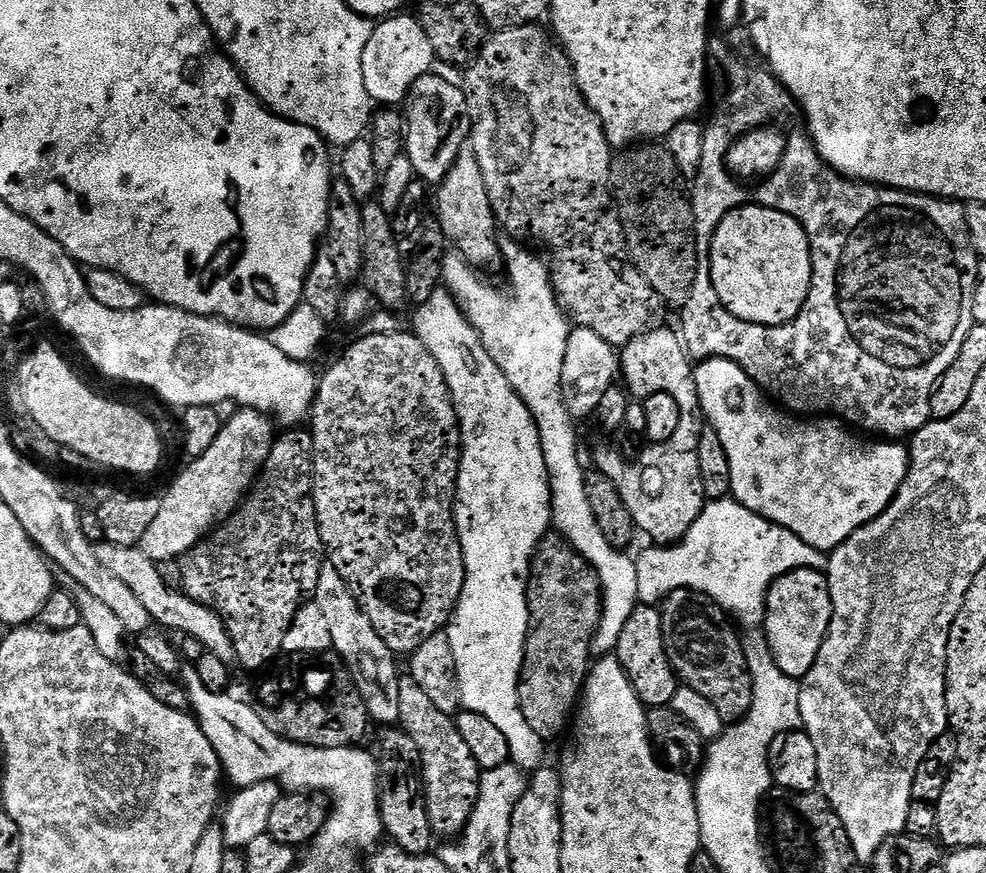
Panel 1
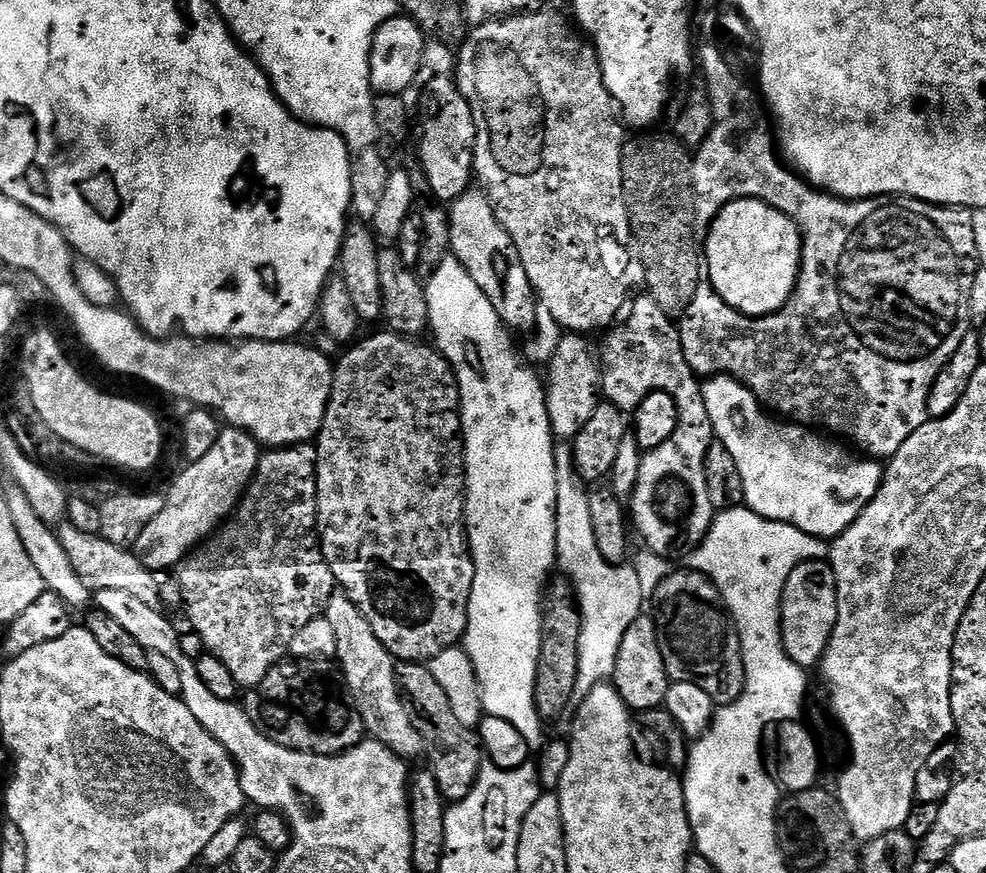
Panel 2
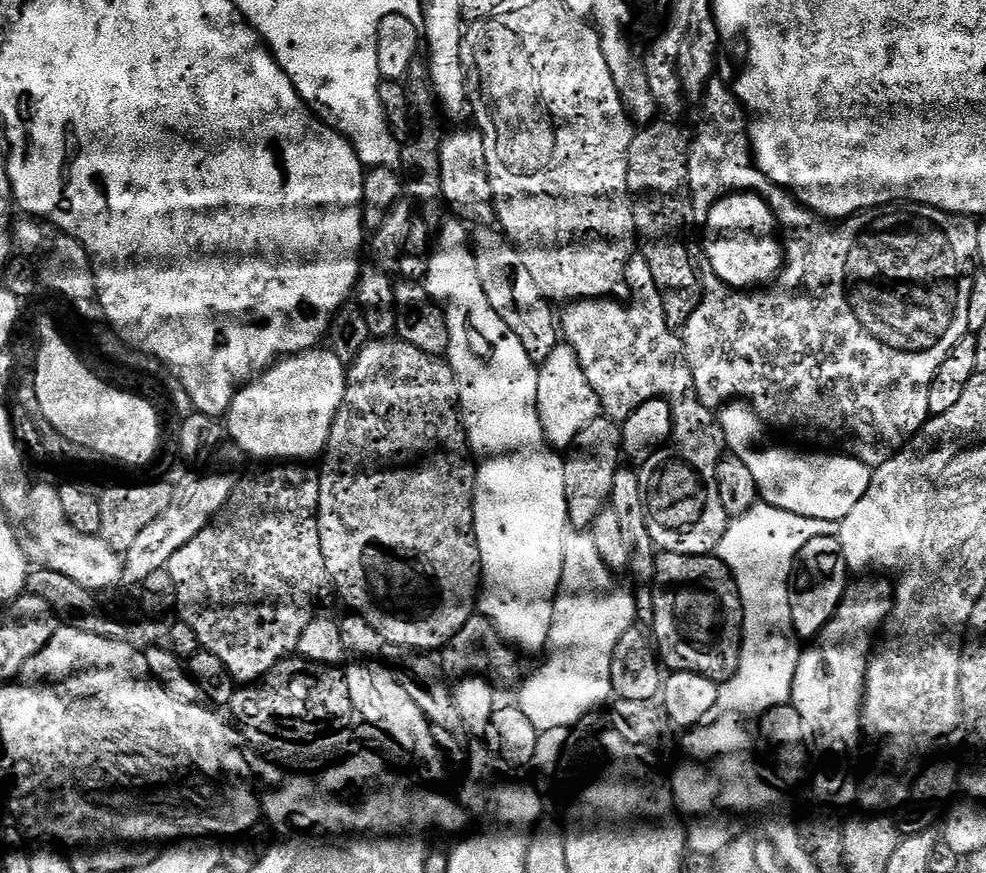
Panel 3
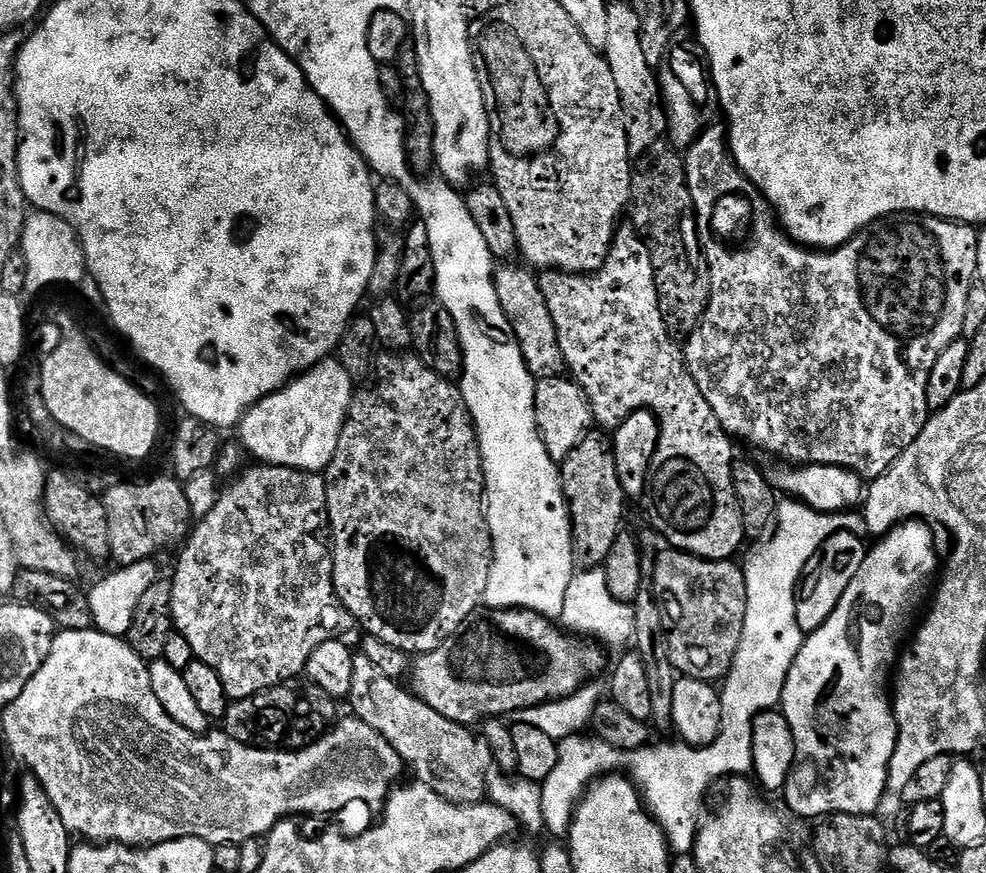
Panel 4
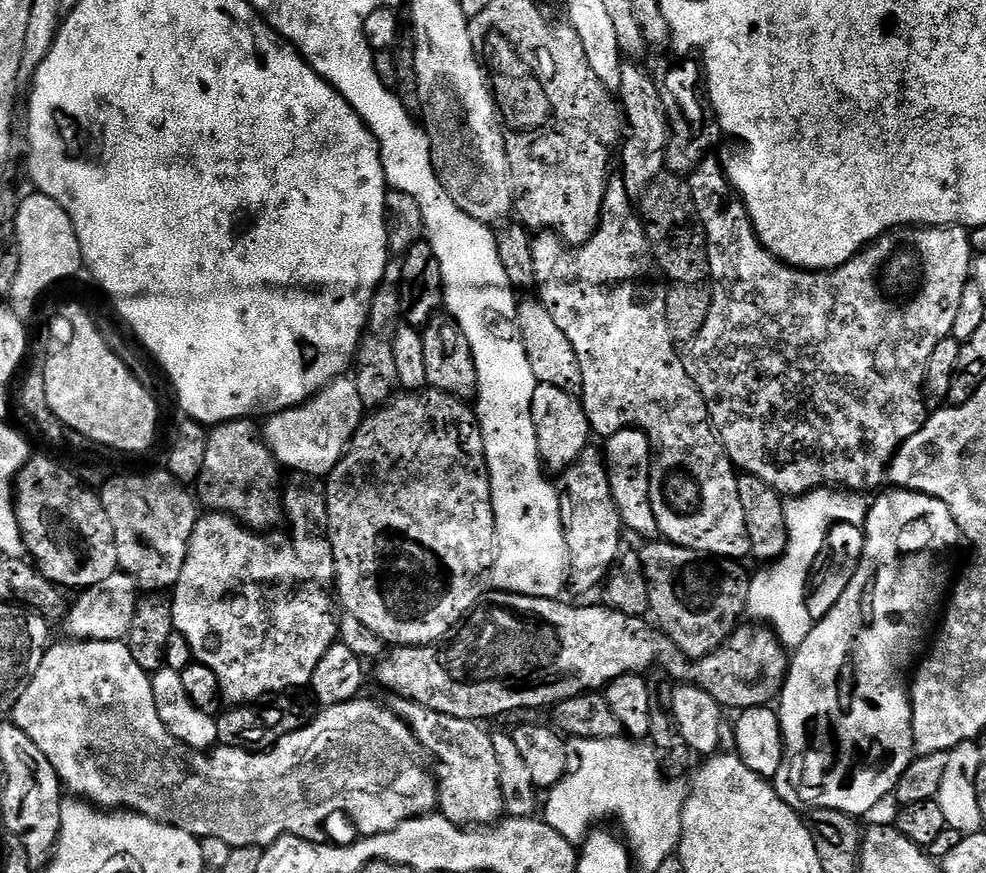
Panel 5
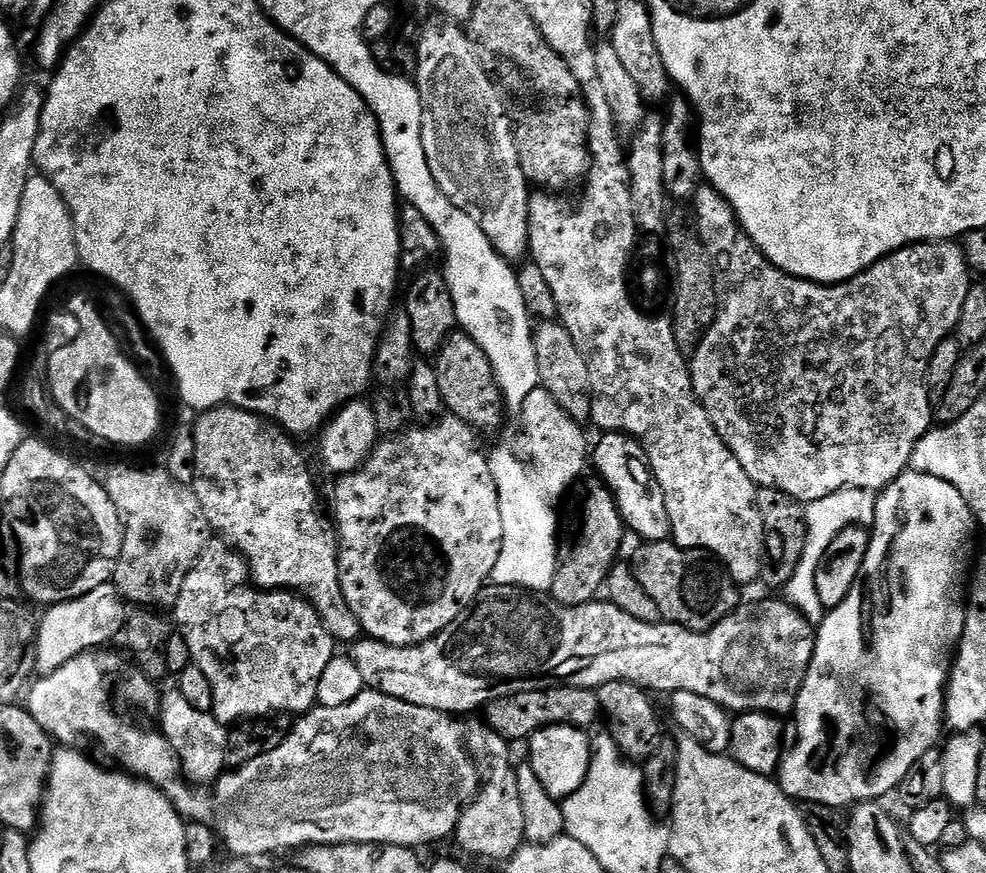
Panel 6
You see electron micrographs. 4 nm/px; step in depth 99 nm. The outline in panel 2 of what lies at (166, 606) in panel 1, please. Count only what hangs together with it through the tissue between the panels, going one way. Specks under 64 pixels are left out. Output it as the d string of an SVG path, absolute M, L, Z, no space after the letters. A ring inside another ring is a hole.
M61 523L58 528L60 542L74 570L82 578L82 582L89 590L124 590L127 594L134 594L141 602L159 609L160 580L157 573L151 572L143 562L136 557L135 551L119 548L104 539L103 536L87 536L76 529L73 524Z

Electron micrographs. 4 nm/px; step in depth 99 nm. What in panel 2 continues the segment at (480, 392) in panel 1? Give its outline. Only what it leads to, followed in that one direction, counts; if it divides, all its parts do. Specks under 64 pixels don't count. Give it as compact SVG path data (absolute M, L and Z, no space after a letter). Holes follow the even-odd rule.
M449 258L434 270L434 274L427 277L426 302L430 310L430 336L435 347L448 359L448 364L456 375L456 384L460 387L460 427L464 437L464 486L466 495L464 498L464 522L468 533L468 547L472 550L472 561L476 569L474 570L474 586L470 594L470 606L468 607L468 625L464 631L462 647L467 652L470 662L473 663L476 671L477 684L480 687L481 706L487 715L494 718L503 718L505 722L510 722L526 738L529 749L536 750L544 744L545 721L541 720L536 709L536 671L540 661L540 651L542 650L542 622L540 614L542 611L542 601L549 583L548 571L554 568L557 563L556 558L556 444L550 426L550 414L546 410L545 385L527 368L529 365L518 353L512 349L513 337L509 329L505 328L500 316L490 306L490 298L482 294L478 282L470 278L470 274L455 258Z

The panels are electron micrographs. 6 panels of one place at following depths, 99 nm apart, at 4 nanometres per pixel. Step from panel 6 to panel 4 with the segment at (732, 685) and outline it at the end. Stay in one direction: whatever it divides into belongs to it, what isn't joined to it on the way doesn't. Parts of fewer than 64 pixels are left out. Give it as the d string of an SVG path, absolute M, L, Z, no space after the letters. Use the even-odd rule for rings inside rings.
M481 606L469 614L466 622L458 626L456 635L446 638L442 646L415 657L410 668L410 688L426 706L438 710L438 714L455 724L476 726L489 718L504 718L524 708L536 708L549 700L563 700L565 696L574 695L585 683L584 668L596 672L603 666L603 647L588 642L583 652L571 639L575 640L559 623L536 612Z

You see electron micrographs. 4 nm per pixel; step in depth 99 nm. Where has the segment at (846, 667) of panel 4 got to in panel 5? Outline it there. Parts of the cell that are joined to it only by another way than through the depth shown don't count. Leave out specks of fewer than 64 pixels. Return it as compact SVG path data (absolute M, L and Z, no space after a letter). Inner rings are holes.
M907 490L891 491L892 492L886 493L885 496L880 496L877 498L877 500L873 499L871 501L868 510L868 521L865 522L862 527L859 524L835 524L835 526L833 526L832 529L828 531L828 537L826 538L826 542L822 546L822 550L818 554L818 558L816 559L816 561L814 562L814 566L812 567L812 575L810 577L810 589L808 594L808 609L810 610L812 618L816 621L815 623L813 623L810 634L806 638L806 642L802 642L802 646L795 649L795 652L793 653L793 656L789 661L788 676L784 681L783 690L778 697L778 715L780 717L780 729L782 730L784 738L784 761L782 762L782 766L778 770L778 774L774 778L774 787L779 796L781 796L781 798L786 801L787 804L789 804L792 808L797 810L805 810L804 808L808 808L807 810L825 808L826 810L838 810L839 812L844 812L848 816L863 818L863 816L866 815L867 812L874 811L875 808L878 807L879 804L887 798L887 796L891 797L893 793L895 793L898 782L902 778L902 774L906 774L906 770L909 768L909 766L912 765L912 762L916 757L916 740L913 738L913 714L910 693L910 672L908 676L908 667L910 667L912 663L914 663L913 665L917 663L918 657L921 655L920 647L923 646L924 639L927 638L928 631L930 631L932 628L932 619L935 618L936 611L938 611L938 616L938 613L941 611L942 605L945 603L946 593L949 591L948 563L950 563L952 560L952 551L954 551L955 548L959 546L959 544L962 544L962 533L960 527L958 526L958 522L954 518L954 514L950 512L950 506L948 506L946 502L942 502L938 498L934 498L933 496L927 496L926 494L922 494L921 492L910 492Z

